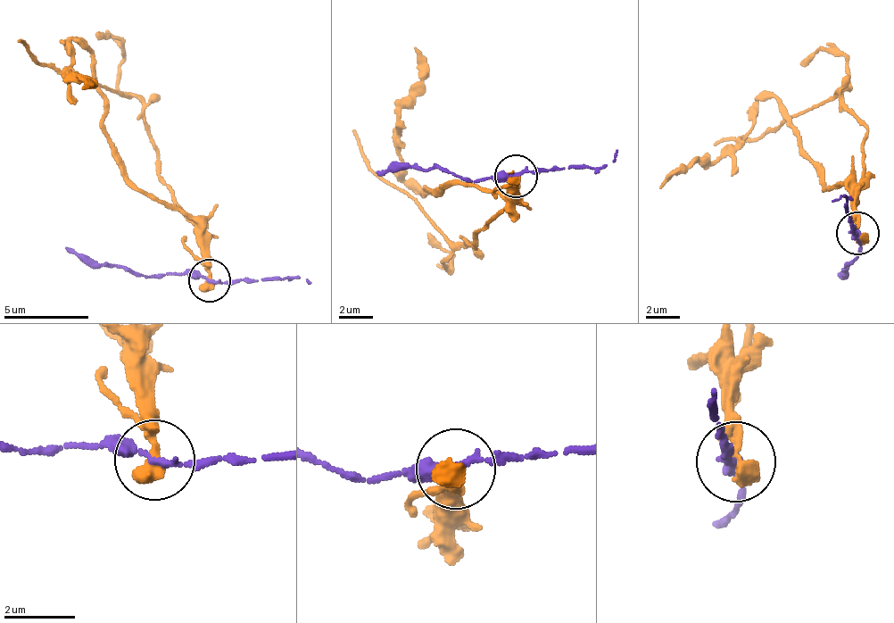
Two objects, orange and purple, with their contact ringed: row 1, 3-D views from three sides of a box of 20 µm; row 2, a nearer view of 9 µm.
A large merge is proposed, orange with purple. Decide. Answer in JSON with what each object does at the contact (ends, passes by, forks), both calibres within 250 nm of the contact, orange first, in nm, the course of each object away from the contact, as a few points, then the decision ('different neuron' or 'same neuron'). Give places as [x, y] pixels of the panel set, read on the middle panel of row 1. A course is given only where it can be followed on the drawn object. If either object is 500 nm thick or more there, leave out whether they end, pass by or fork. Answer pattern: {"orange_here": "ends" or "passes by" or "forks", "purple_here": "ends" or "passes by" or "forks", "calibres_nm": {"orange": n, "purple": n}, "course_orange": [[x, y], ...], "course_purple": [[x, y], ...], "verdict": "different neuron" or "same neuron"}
{"orange_here": "ends", "purple_here": "passes by", "calibres_nm": {"orange": 480, "purple": 200}, "course_orange": [[515, 176], [515, 195], [458, 183], [431, 195], [404, 178], [403, 102], [419, 74], [413, 45]], "course_purple": [[515, 176], [464, 182], [435, 170], [397, 167], [376, 172]], "verdict": "different neuron"}

